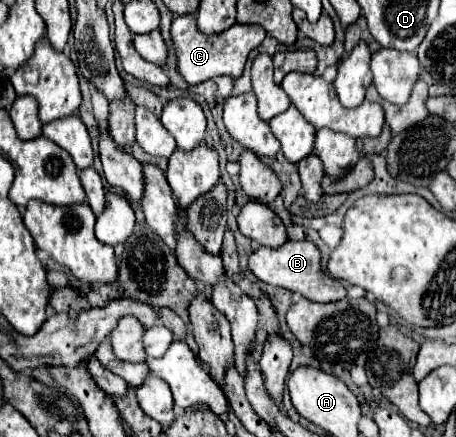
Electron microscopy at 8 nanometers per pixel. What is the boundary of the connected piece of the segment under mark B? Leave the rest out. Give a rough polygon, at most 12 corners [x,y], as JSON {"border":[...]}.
{"border":[[311,241],[259,247],[249,269],[259,281],[317,303],[347,297],[323,273]]}

